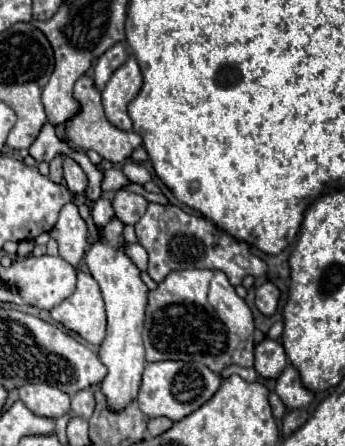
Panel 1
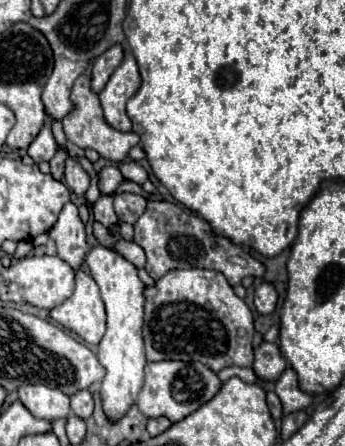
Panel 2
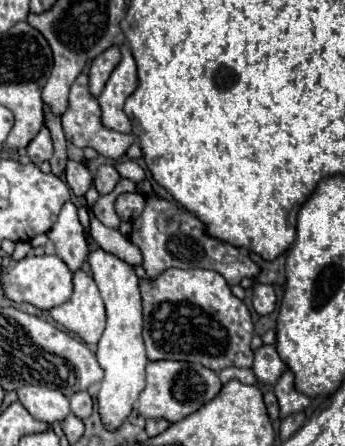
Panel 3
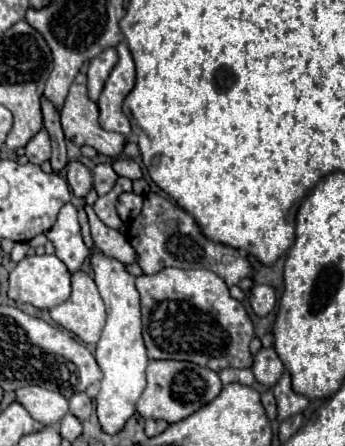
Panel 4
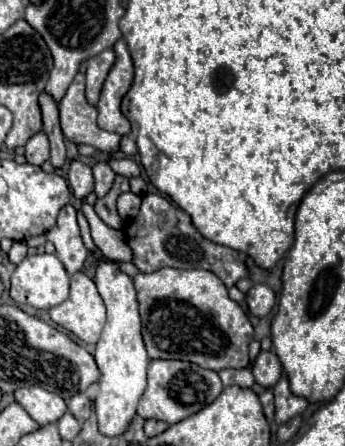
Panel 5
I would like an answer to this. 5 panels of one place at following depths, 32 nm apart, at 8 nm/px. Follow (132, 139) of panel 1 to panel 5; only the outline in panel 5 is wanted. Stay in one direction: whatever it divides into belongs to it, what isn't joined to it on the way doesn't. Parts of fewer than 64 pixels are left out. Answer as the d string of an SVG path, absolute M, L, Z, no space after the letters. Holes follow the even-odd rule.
M78 72L58 102L60 126L64 136L74 144L90 144L102 152L114 152L120 146L120 136L106 132L96 124L96 108L86 102L84 96L84 74Z

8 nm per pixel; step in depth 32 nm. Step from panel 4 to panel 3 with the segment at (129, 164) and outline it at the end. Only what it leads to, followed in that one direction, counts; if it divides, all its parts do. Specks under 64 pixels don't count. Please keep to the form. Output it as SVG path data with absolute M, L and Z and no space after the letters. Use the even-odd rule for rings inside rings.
M124 158L124 160L116 162L114 168L116 168L118 174L124 176L124 178L130 178L130 180L134 180L134 182L142 182L142 180L144 180L144 170L142 170L134 160Z

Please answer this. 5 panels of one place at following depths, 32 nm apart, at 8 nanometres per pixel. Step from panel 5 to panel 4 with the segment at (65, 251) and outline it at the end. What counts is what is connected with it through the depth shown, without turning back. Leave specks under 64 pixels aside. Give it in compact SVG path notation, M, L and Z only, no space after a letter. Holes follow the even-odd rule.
M70 202L64 204L56 224L46 232L46 238L56 246L56 256L66 264L70 274L78 272L84 260L90 256L90 250L84 246L80 236L76 208Z

